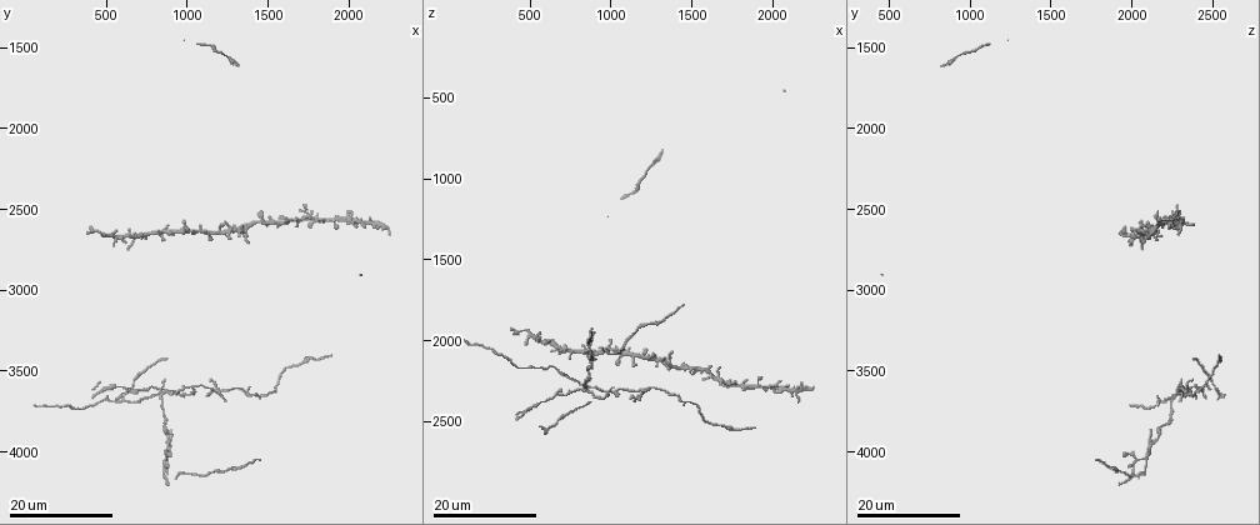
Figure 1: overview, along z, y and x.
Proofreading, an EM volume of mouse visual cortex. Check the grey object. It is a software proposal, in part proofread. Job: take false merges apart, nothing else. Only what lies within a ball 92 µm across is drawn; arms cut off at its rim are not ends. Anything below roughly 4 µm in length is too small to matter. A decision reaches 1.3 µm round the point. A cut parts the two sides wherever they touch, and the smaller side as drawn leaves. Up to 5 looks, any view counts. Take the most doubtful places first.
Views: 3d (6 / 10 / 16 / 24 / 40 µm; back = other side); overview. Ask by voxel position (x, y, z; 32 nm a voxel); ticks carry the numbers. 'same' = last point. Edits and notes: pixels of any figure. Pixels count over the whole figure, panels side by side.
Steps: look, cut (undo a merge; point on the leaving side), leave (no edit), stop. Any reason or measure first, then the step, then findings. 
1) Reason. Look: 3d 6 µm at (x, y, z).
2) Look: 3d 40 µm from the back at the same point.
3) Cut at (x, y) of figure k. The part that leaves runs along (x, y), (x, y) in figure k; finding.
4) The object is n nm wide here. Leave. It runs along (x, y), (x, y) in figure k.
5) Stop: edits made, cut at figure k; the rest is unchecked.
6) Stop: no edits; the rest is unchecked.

Looks like a crossing. Look: 3d 24 µm at (1200, 3640, 2320).

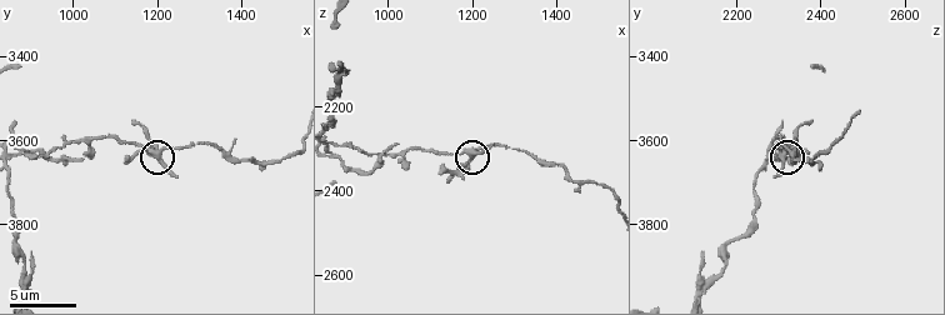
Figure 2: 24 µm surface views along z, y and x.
Look: 3d 6 µm at the same point.

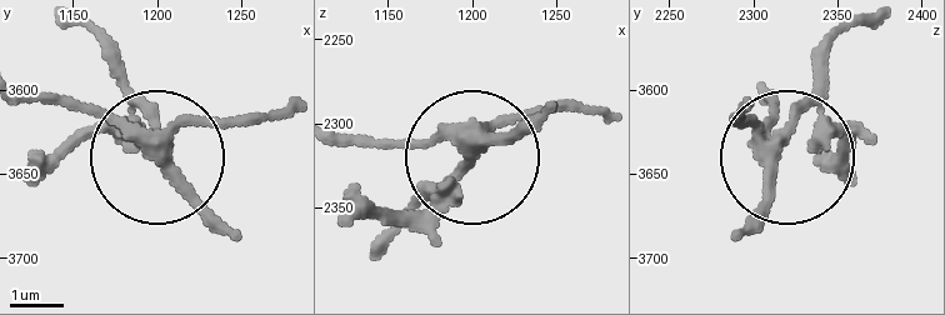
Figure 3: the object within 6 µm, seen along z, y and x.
Cut at (124, 90) of figure 3. The part that leaves runs along (154, 149), (123, 60), (86, 24) in figure 3; two neurons meet here.

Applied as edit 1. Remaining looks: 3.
Look: overview.

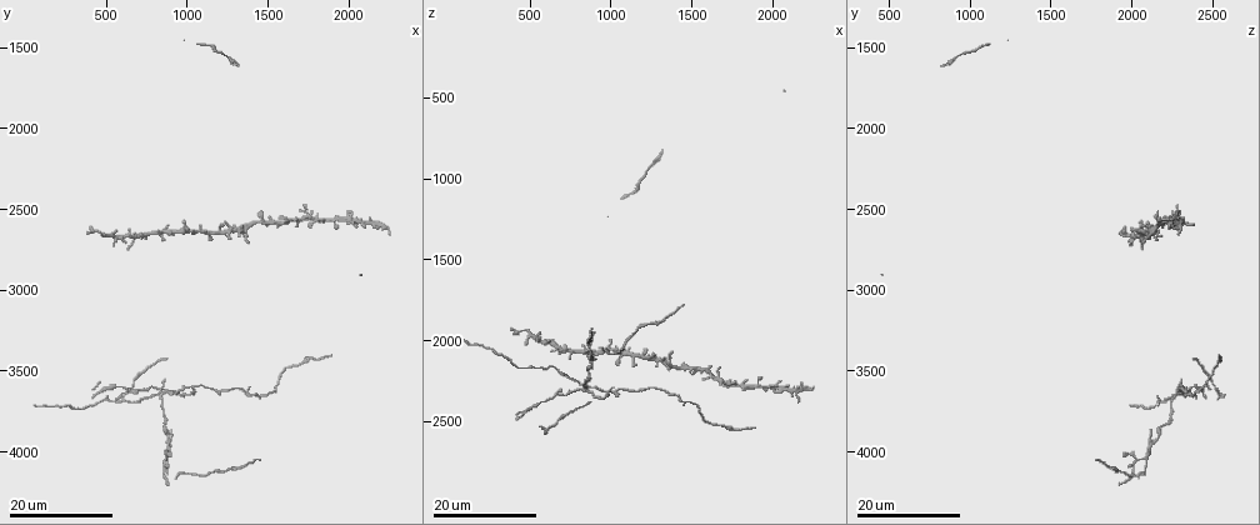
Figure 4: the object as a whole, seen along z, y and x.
Side arm on a straight run. Look: 3d 24 µm at (1340, 3620, 2320).

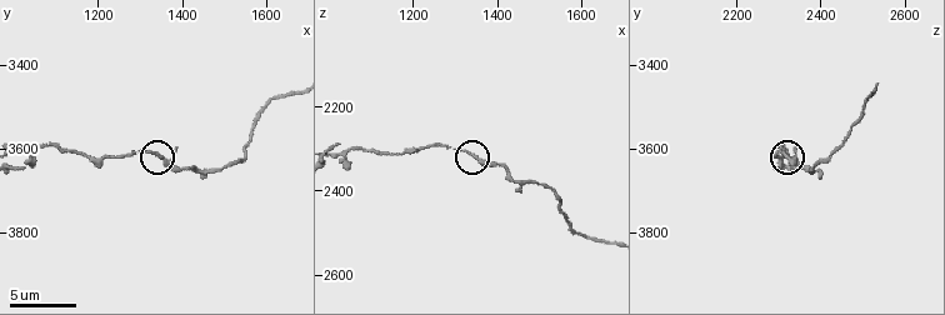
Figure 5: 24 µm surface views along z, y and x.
Look: 3d 10 µm at (1355, 3615, 2315).

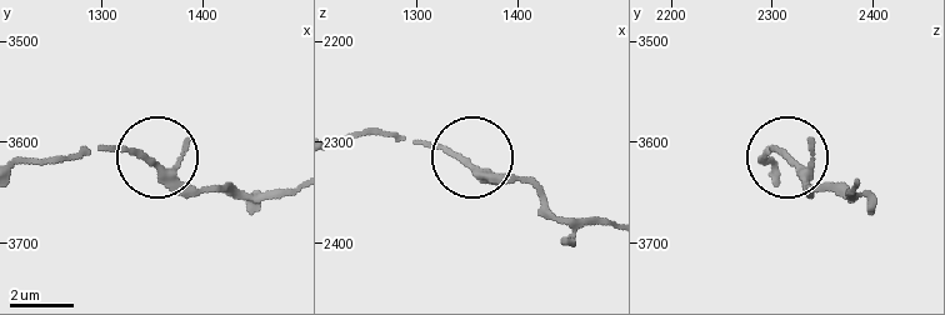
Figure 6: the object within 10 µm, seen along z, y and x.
The object is 180 nm wide here. Leave. It runs along (604, 220), (564, 218), (524, 183), (398, 140) in figure 6; one neuron here.

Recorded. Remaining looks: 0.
Stop: edits made, cut at figure 3; the rest is unchecked.

